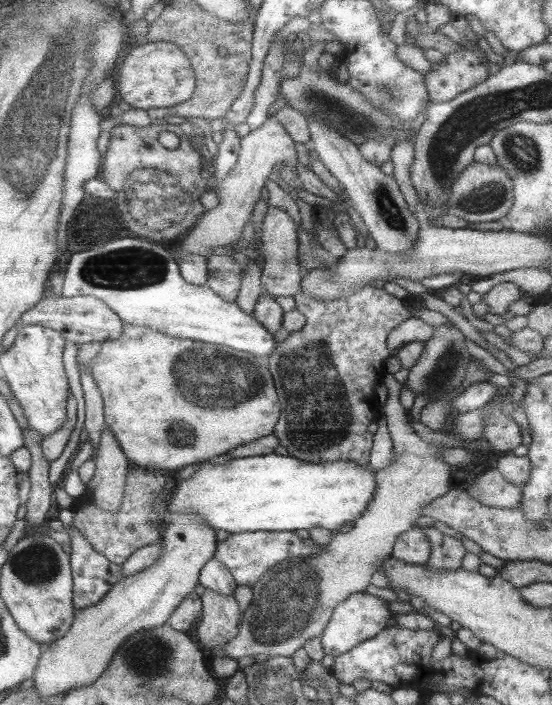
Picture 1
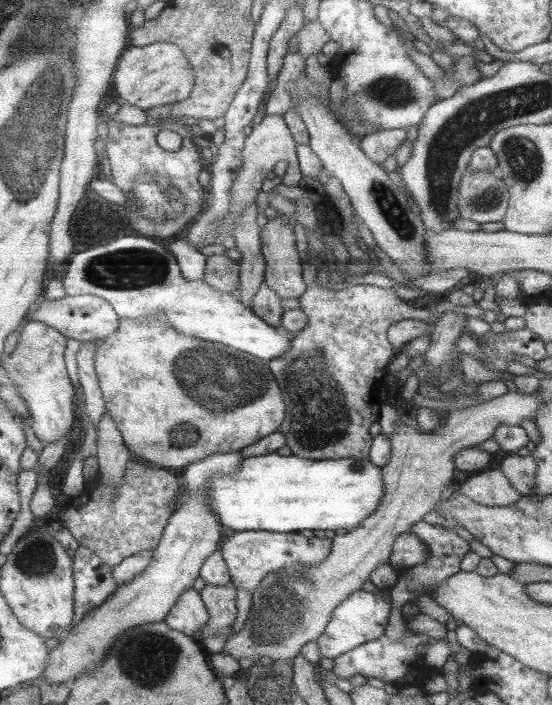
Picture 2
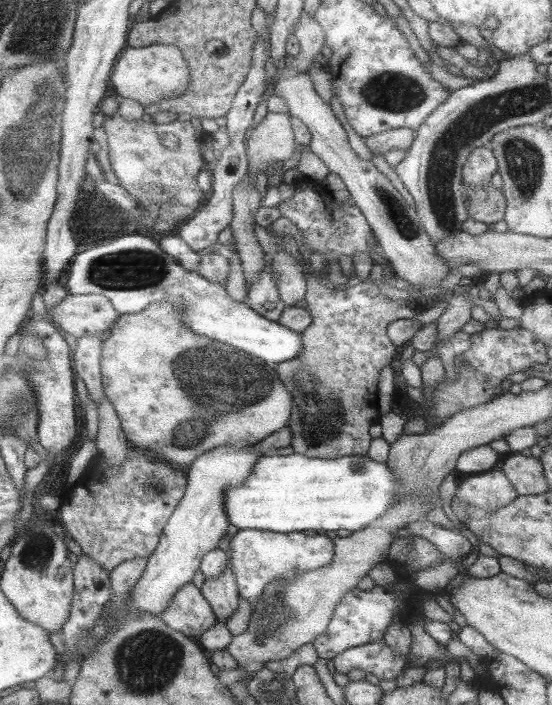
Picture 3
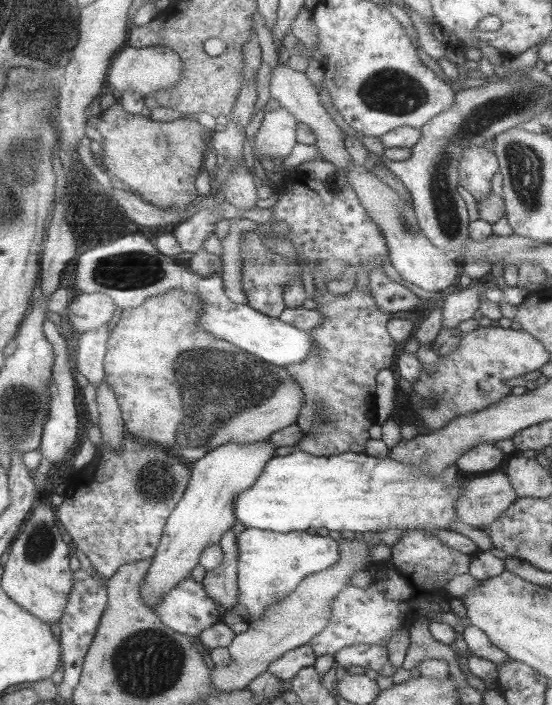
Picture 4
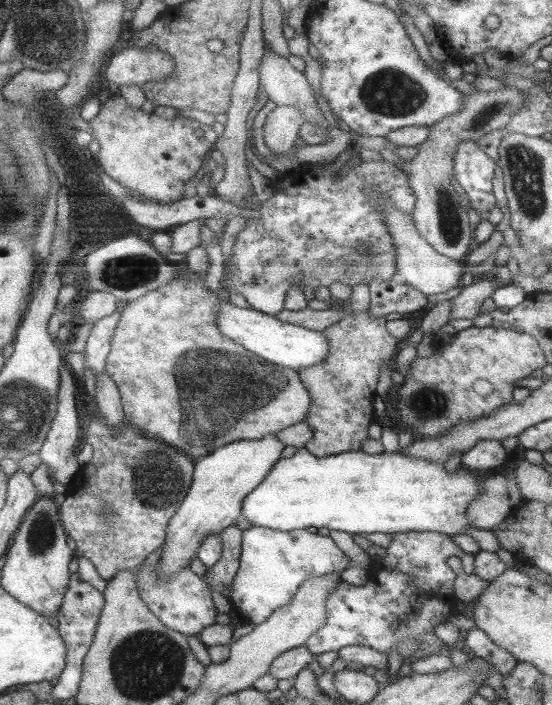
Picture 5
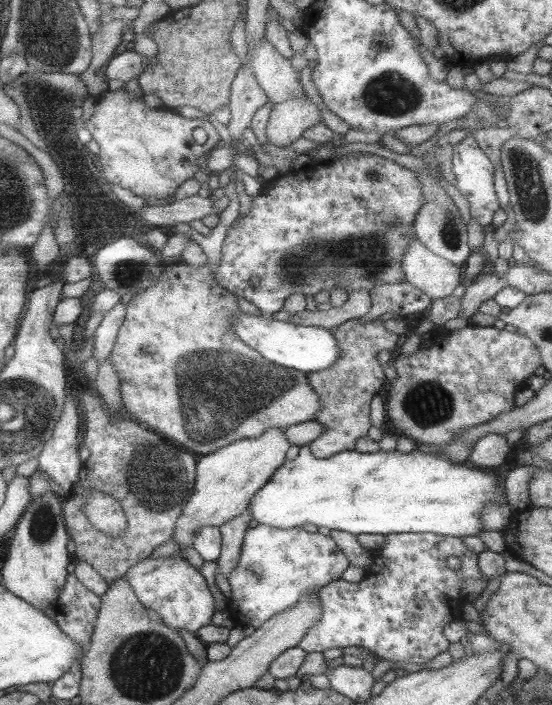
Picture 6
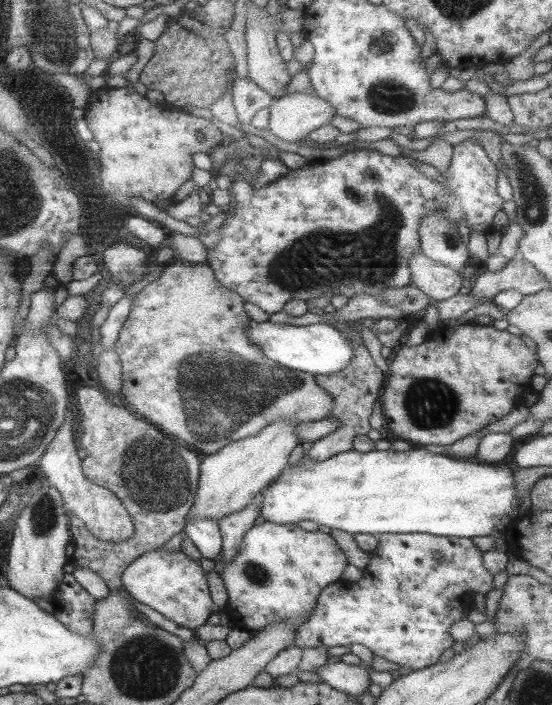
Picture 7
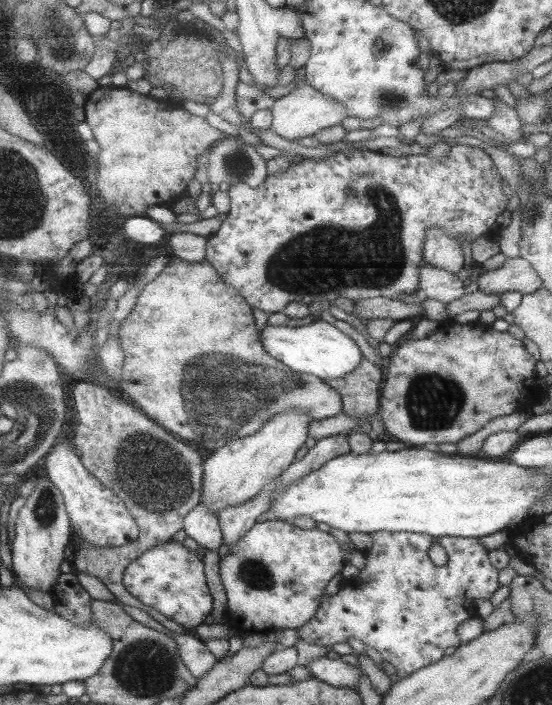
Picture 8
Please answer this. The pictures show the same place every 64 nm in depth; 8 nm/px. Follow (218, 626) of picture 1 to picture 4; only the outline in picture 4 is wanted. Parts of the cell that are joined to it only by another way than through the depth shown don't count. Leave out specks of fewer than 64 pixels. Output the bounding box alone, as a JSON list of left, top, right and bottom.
[203,529,239,612]

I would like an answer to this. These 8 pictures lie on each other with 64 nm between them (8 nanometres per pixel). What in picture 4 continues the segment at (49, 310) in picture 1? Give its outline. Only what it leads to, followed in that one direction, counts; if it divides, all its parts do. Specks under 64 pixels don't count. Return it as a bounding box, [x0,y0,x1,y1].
[66,293,120,335]

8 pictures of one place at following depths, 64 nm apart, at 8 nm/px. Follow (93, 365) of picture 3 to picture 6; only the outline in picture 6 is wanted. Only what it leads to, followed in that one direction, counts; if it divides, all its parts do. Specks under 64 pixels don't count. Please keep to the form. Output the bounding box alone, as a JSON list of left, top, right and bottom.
[93,299,127,365]

